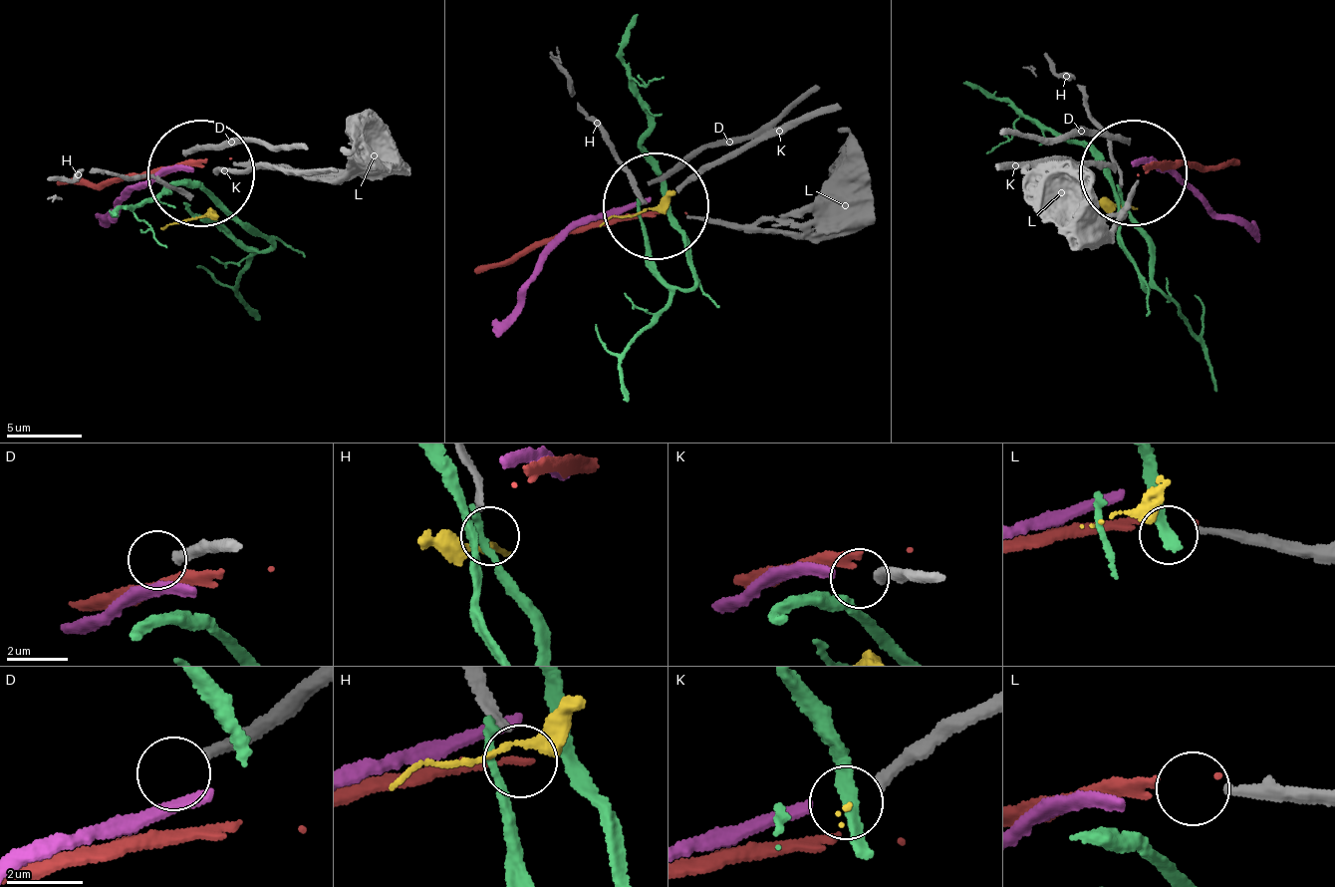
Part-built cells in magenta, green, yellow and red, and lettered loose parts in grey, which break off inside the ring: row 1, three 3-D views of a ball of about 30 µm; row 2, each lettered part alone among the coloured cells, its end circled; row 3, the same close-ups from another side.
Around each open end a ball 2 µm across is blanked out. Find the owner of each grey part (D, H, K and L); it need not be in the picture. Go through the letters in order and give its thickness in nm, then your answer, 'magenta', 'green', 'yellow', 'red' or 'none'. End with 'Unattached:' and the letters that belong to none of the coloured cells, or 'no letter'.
D: calibre 320 nm; none
H: calibre 240 nm; none
K: calibre 320 nm; magenta
L: calibre 240 nm; red
Unattached: D, H

